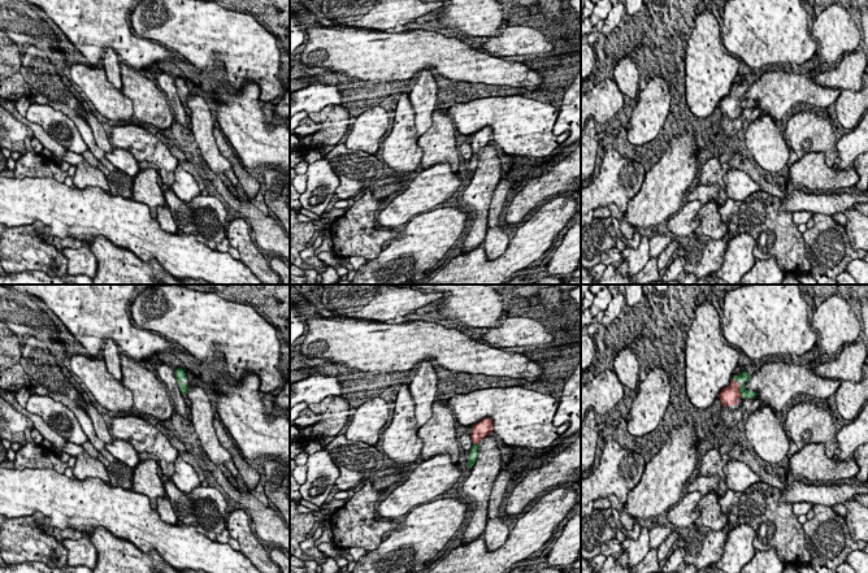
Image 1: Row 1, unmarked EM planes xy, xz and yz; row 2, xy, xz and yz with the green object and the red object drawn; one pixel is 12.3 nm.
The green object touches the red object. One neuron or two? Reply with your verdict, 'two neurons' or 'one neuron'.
one neuron

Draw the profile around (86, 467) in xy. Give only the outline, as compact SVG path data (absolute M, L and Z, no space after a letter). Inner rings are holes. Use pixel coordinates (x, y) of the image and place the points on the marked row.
M87 452L75 456L75 464L73 466L74 477L78 479L99 478L107 485L110 485L108 470L104 464L90 456Z

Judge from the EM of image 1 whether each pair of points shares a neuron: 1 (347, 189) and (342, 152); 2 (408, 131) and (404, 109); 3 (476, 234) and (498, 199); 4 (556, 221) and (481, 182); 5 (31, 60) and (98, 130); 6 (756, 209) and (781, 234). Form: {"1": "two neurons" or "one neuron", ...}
{"1": "one neuron", "2": "one neuron", "3": "two neurons", "4": "two neurons", "5": "two neurons", "6": "one neuron"}

